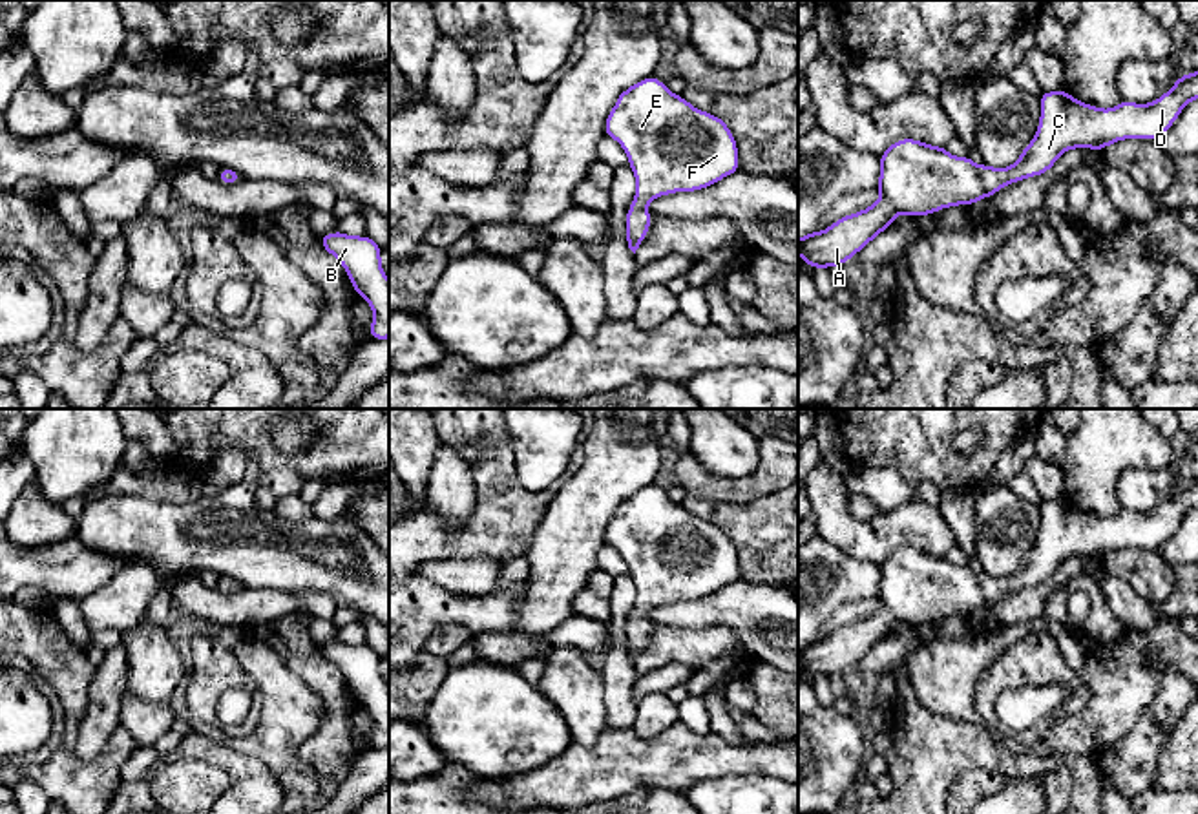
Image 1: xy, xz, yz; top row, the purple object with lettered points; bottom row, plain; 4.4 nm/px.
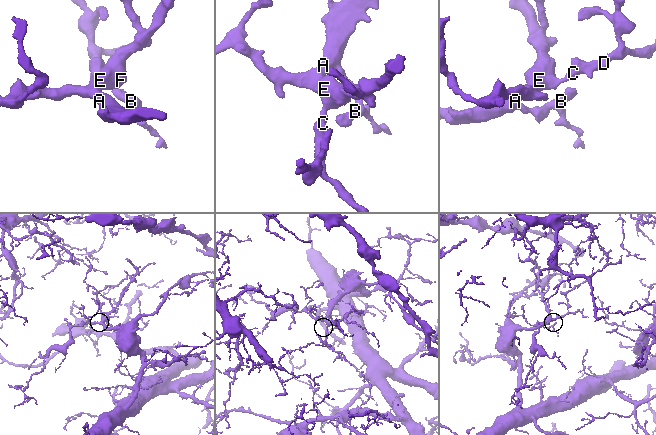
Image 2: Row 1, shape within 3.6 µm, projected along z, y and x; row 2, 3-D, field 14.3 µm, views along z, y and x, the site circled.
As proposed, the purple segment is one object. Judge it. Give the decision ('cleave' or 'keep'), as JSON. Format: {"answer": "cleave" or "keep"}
{"answer": "keep"}

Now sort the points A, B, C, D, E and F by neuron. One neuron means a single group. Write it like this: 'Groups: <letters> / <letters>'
Groups: A B C D E F

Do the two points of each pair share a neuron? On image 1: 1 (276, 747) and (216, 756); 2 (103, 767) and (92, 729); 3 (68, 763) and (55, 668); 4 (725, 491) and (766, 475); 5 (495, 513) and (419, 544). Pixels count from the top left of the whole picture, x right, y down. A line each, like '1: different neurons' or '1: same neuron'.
1: different neurons
2: different neurons
3: same neuron
4: same neuron
5: same neuron

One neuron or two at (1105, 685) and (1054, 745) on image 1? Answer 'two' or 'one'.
one

